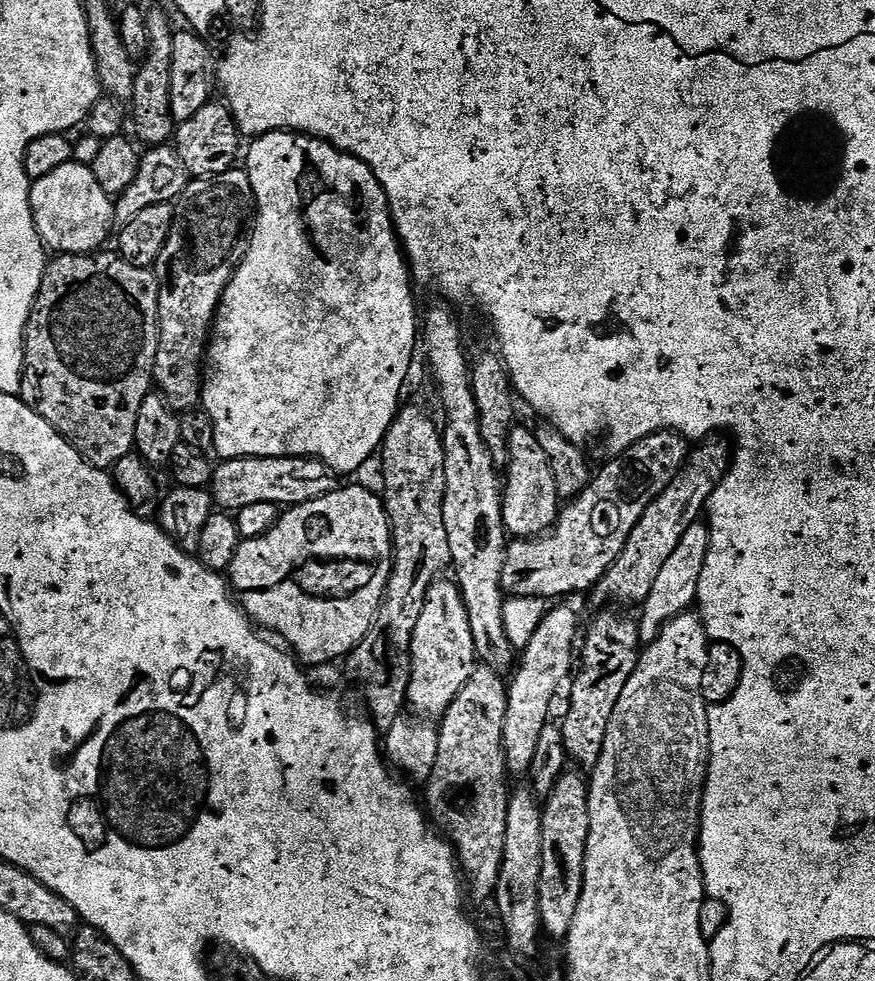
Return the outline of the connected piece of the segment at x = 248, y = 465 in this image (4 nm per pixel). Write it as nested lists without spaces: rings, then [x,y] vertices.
[[[241,456],[238,460],[224,460],[221,465],[221,468],[219,466],[213,471],[210,493],[217,509],[232,514],[238,513],[241,508],[254,506],[257,502],[270,502],[277,506],[305,504],[336,491],[338,487],[337,477],[331,468],[327,468],[321,460],[306,456]]]

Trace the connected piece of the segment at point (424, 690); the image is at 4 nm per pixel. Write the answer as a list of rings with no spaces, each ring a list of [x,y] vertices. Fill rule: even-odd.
[[[441,578],[430,586],[418,626],[412,639],[412,673],[408,687],[407,707],[417,717],[443,717],[444,712],[458,698],[462,686],[470,682],[470,674],[478,666],[474,650],[474,634],[470,634],[470,614],[466,614],[464,595],[452,578]]]

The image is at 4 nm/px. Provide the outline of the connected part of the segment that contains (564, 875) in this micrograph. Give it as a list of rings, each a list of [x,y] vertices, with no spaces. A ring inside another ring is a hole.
[[[565,771],[551,795],[543,803],[542,811],[542,882],[540,883],[540,923],[543,931],[548,932],[560,942],[567,941],[574,918],[578,915],[578,904],[584,889],[584,867],[586,866],[586,840],[590,838],[590,802],[588,801],[589,781],[579,776],[579,771]]]

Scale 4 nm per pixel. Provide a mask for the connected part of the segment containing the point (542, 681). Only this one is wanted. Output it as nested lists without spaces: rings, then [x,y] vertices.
[[[556,608],[553,612],[551,609],[538,626],[538,630],[534,630],[534,638],[530,638],[530,642],[522,649],[518,667],[511,677],[513,680],[508,684],[508,709],[504,723],[504,753],[509,773],[513,777],[527,777],[531,773],[538,738],[550,722],[548,711],[552,708],[552,699],[555,698],[560,683],[569,679],[578,656],[576,627],[579,624],[580,620],[576,617],[574,609]]]

